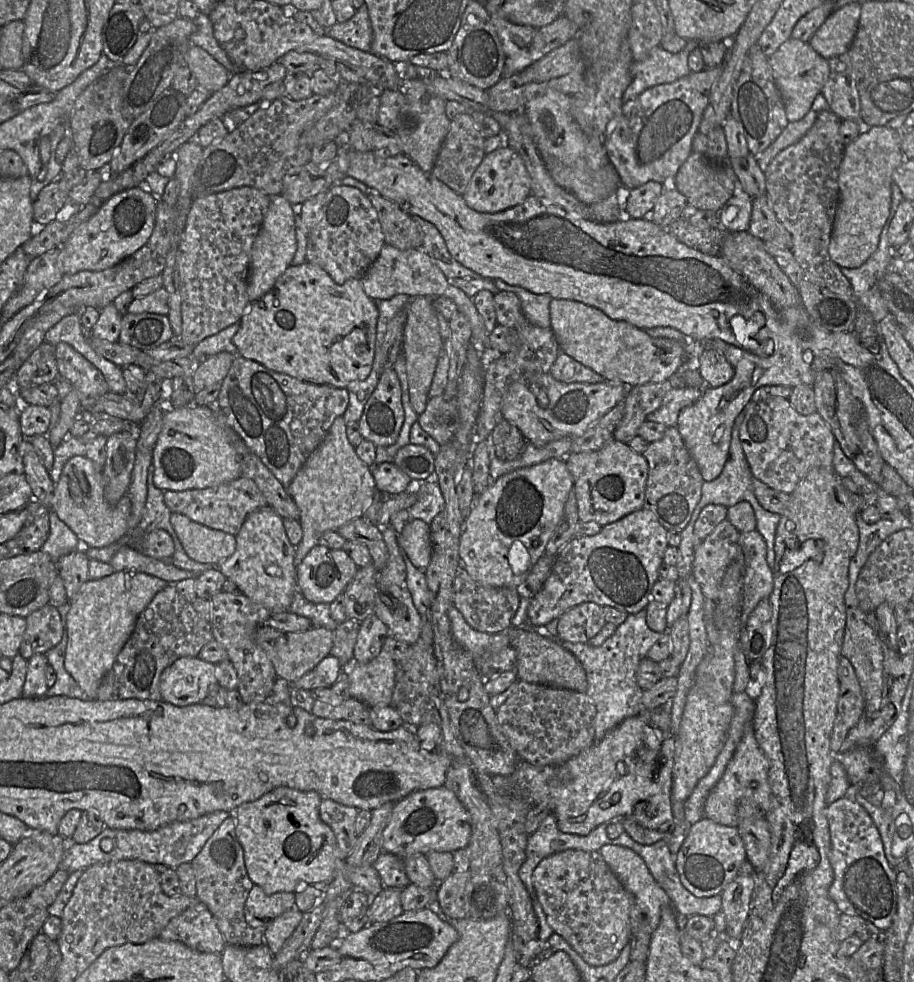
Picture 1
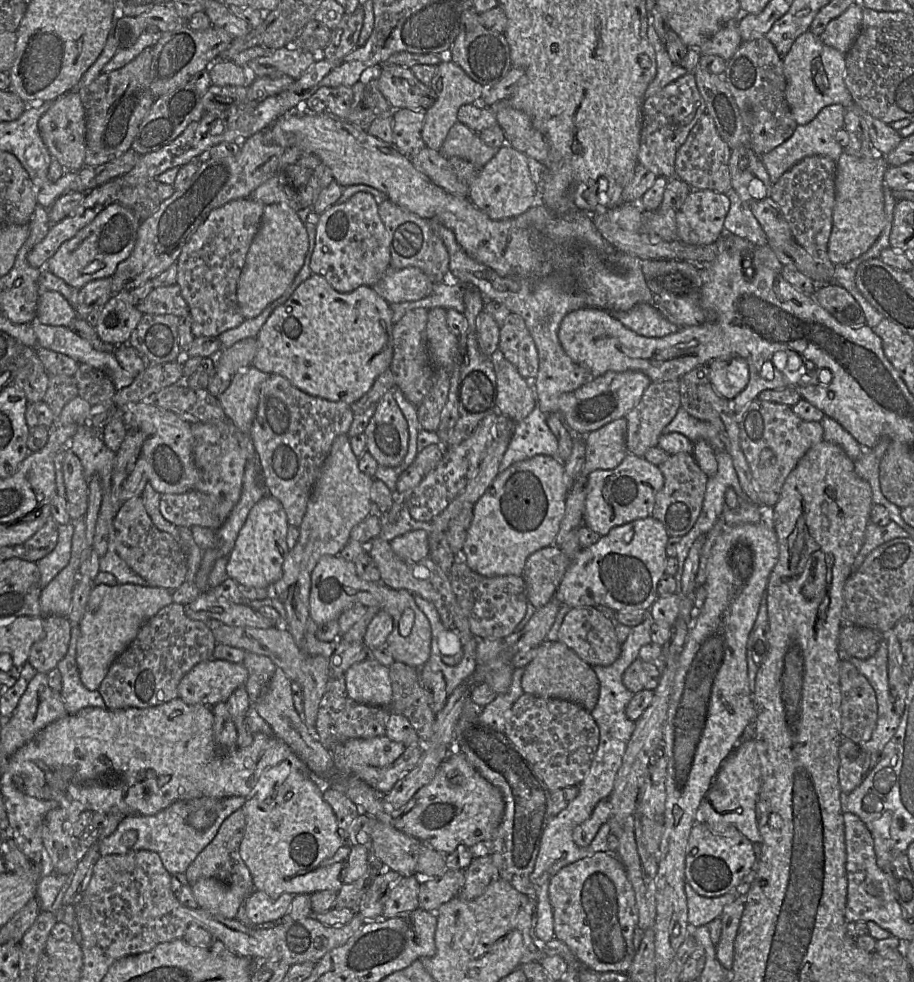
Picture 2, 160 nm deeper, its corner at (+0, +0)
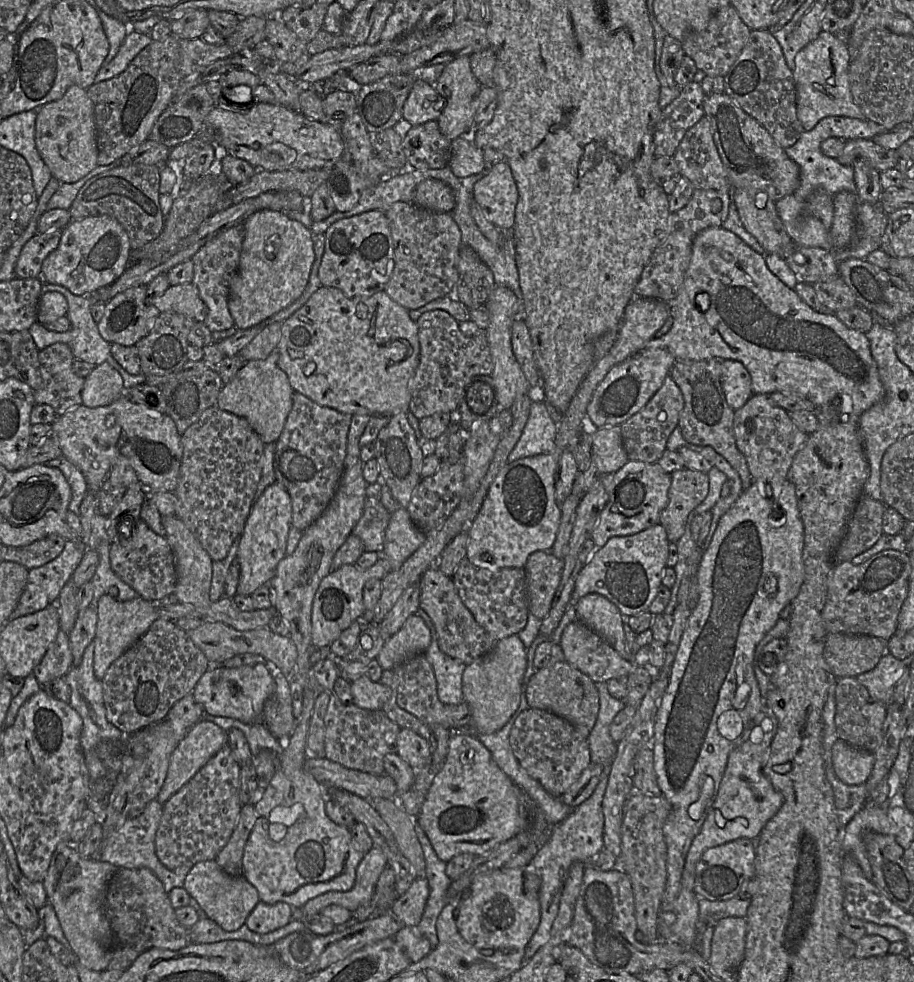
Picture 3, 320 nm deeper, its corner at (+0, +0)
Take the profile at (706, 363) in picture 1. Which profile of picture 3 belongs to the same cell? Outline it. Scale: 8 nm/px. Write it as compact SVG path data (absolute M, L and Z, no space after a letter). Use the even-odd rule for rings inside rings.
M724 359L720 361L720 364L726 401L733 410L737 410L753 395L750 374L739 361Z

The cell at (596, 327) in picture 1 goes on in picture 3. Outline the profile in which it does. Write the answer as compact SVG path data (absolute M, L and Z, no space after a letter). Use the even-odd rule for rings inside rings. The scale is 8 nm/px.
M721 226L706 228L694 238L683 284L670 304L671 329L664 336L651 339L643 351L666 350L676 360L739 361L750 374L753 394L783 392L805 397L815 405L816 412L833 410L833 416L841 423L858 425L860 415L884 398L885 390L866 335L845 326L834 313L813 310L769 270L765 254L756 252Z

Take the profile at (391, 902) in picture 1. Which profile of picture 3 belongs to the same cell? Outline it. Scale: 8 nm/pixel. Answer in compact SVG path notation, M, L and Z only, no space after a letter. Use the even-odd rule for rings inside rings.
M416 878L408 890L391 905L389 913L406 926L417 926L429 896L426 878Z

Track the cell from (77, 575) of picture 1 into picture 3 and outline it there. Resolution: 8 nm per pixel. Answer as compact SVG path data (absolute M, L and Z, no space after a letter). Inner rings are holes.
M90 607L78 613L74 628L69 634L73 666L81 664L85 649L93 642L97 621L97 610Z

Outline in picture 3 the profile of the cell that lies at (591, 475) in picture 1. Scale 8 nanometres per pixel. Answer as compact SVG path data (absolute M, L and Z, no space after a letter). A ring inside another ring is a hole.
M629 460L617 472L602 474L600 480L605 486L608 501L591 535L597 547L603 547L611 537L633 535L659 523L660 514L669 500L668 492L671 485L671 474L665 472L657 462L645 463Z

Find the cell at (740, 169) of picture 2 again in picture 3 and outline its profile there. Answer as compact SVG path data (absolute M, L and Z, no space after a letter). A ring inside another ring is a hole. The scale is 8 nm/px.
M732 189L735 205L744 228L753 235L762 248L765 254L778 254L782 257L787 247L794 243L787 234L783 222L780 219L776 210L776 201L768 197L763 207L758 207L755 202L757 192L762 192L756 189Z

